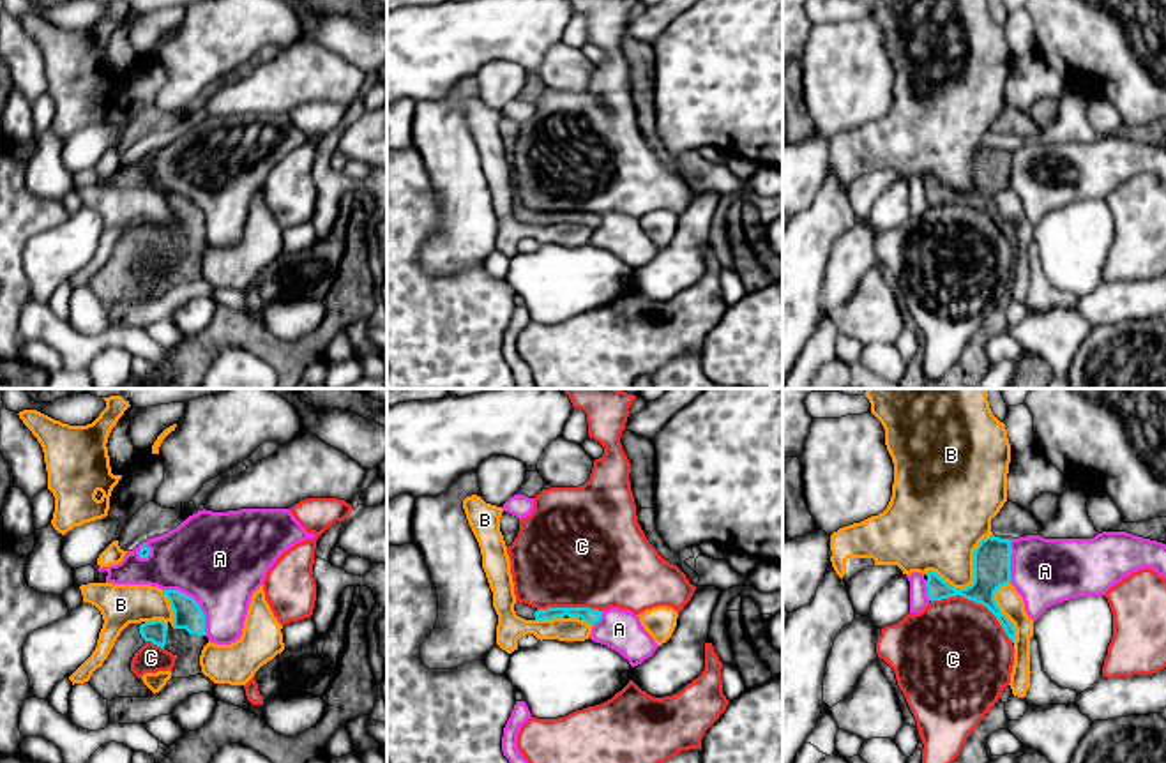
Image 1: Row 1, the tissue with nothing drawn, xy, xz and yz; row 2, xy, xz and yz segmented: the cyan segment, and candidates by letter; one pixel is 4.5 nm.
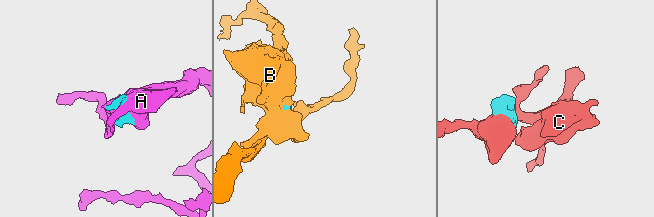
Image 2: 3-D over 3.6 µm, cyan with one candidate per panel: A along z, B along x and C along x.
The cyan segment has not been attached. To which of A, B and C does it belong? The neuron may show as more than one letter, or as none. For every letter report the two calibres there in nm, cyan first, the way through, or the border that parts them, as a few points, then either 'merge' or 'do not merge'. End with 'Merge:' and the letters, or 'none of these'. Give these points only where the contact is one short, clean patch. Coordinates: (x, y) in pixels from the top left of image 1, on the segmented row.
A: 130 nm thick on the cyan side, 440 nm on the other; do not merge
B: 180 nm thick on the cyan side, 320 nm on the other; do not merge
C: 180 nm thick on the cyan side, 480 nm on the other; do not merge
Merge: none of these

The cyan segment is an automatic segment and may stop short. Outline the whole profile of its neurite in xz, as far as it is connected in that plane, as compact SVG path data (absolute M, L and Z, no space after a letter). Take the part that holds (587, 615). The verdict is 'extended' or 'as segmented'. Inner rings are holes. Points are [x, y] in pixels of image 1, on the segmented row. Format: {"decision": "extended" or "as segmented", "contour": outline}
{"decision": "extended", "contour": "M516 602L514 611L525 620L553 620L553 618L579 618L590 625L597 623L602 616L602 611L590 608L548 608L537 609L525 602Z"}

